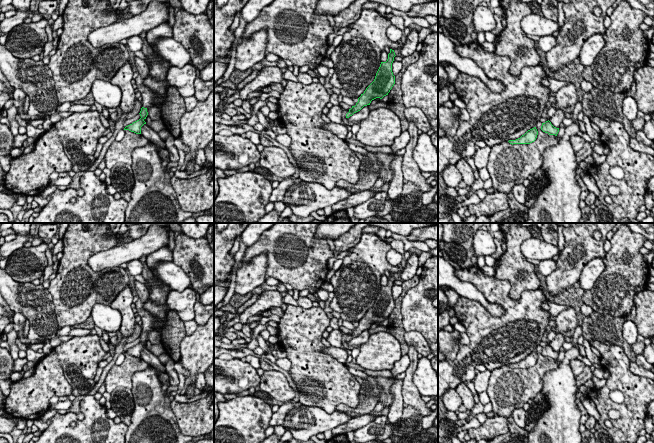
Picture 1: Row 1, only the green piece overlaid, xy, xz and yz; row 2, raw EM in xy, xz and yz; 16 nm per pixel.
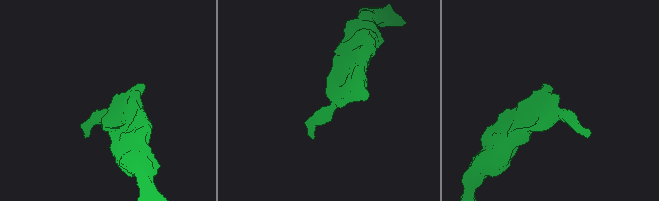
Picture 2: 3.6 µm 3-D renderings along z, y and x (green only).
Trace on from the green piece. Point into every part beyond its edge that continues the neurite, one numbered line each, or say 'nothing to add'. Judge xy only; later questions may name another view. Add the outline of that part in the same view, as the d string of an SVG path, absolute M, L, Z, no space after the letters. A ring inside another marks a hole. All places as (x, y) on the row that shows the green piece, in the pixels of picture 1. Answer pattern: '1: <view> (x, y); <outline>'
1: xy (148, 97); M135 56L135 67L138 72L138 77L135 79L136 88L141 93L142 107L149 108L155 106L153 103L155 100L162 98L162 96L154 91L151 91L144 85L144 80L149 76L149 66L147 63Z

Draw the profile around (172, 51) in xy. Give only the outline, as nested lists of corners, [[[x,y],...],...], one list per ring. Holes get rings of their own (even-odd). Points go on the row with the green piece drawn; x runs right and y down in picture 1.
[[[157,38],[153,48],[172,66],[182,68],[191,62],[187,50],[173,38]]]

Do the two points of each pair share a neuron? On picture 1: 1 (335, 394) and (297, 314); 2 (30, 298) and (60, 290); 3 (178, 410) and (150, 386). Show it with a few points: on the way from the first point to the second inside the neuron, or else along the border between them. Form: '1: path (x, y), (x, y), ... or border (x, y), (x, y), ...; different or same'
1: path (318, 374), (309, 365), (300, 334); same
2: border (46, 289), (52, 297), (56, 316); different
3: border (170, 401), (170, 407), (178, 426); different

